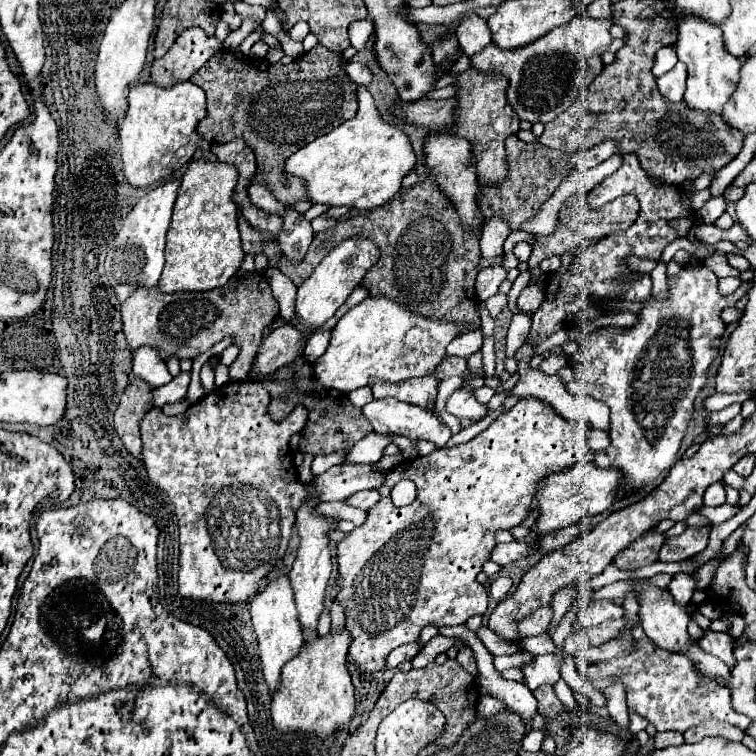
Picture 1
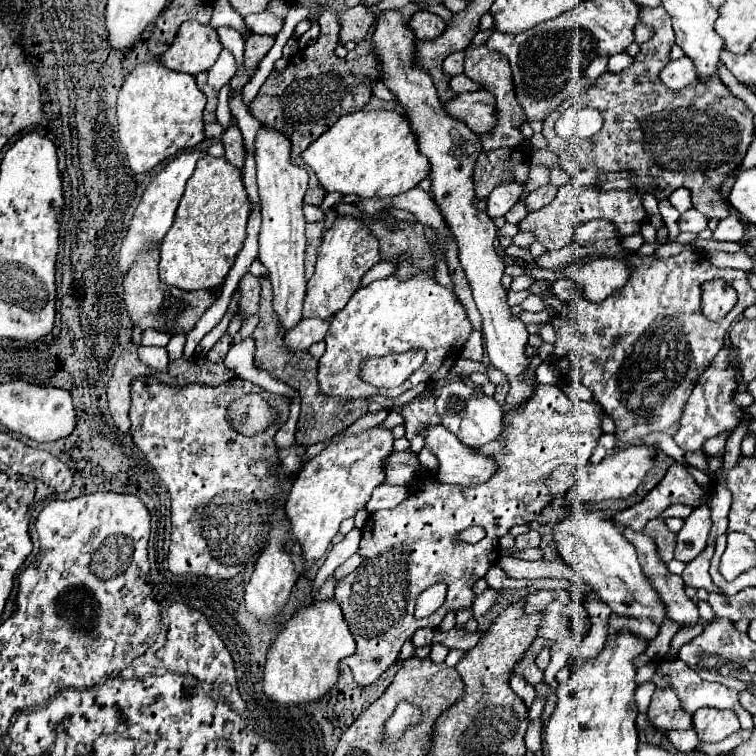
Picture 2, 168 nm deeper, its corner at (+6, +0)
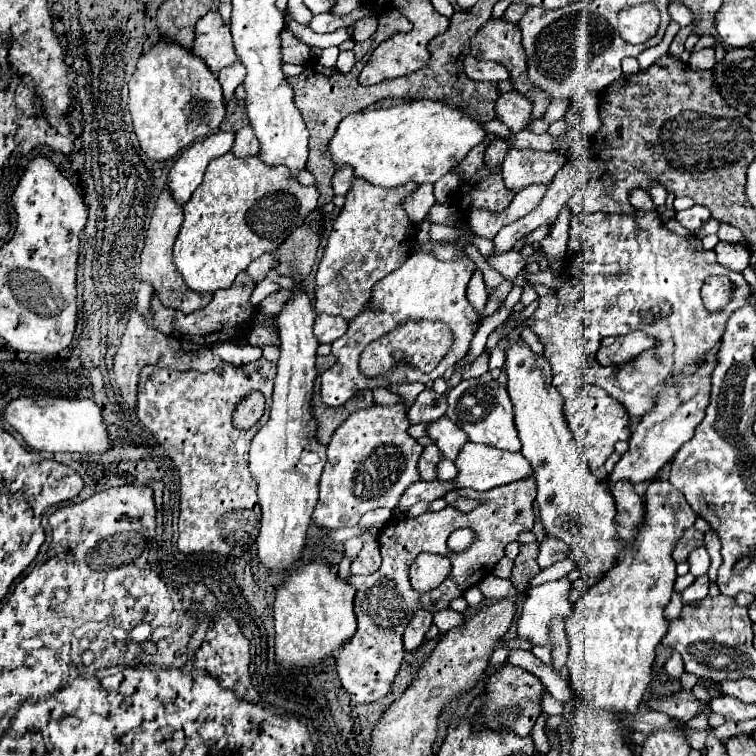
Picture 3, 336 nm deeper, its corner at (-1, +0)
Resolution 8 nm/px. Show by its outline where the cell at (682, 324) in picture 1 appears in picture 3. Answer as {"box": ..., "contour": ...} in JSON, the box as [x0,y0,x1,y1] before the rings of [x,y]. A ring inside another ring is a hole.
{"box":[552,210,752,422],"contour":[[[632,210],[632,212],[618,212],[618,214],[606,214],[606,212],[580,212],[580,214],[572,216],[568,236],[570,236],[570,238],[568,238],[568,252],[566,252],[566,258],[564,258],[564,264],[562,264],[562,274],[560,274],[560,276],[562,276],[562,286],[558,288],[558,308],[556,308],[556,312],[554,312],[552,322],[554,322],[556,330],[584,330],[586,362],[582,364],[582,362],[578,360],[578,366],[572,366],[572,368],[574,368],[574,374],[576,374],[576,370],[580,370],[580,384],[596,384],[596,386],[604,388],[604,390],[608,392],[608,396],[620,400],[620,402],[624,404],[624,408],[628,410],[630,418],[632,418],[634,422],[638,422],[638,420],[640,420],[640,418],[652,408],[652,402],[656,400],[656,394],[660,392],[660,386],[664,386],[666,380],[670,382],[670,370],[690,374],[690,372],[694,370],[694,364],[702,362],[702,360],[704,360],[704,354],[708,354],[708,350],[714,350],[714,348],[718,346],[718,342],[720,342],[720,338],[722,338],[722,334],[724,334],[726,320],[728,320],[728,316],[732,314],[732,310],[738,310],[740,306],[748,304],[746,296],[752,294],[752,292],[750,292],[750,286],[748,286],[748,282],[744,280],[744,276],[742,276],[740,272],[728,270],[728,268],[724,268],[722,264],[718,264],[718,260],[716,260],[716,252],[714,252],[714,250],[706,250],[698,238],[694,238],[694,236],[684,238],[684,236],[678,236],[678,234],[670,232],[670,230],[666,228],[666,224],[660,220],[658,210]],[[714,274],[726,276],[726,278],[730,278],[732,284],[734,284],[732,300],[730,300],[722,310],[718,310],[718,312],[710,312],[710,310],[706,310],[706,306],[702,304],[702,298],[700,298],[700,288],[702,288],[704,280],[706,280],[708,276],[714,276]],[[632,330],[642,330],[642,332],[652,334],[654,338],[658,338],[660,346],[656,348],[656,352],[658,352],[658,356],[660,356],[660,362],[654,358],[654,354],[642,354],[636,362],[630,362],[630,364],[622,364],[622,366],[600,366],[600,364],[596,362],[596,356],[594,356],[594,352],[596,352],[598,346],[600,346],[600,340],[606,338],[606,336],[628,334],[628,332],[632,332]]]}

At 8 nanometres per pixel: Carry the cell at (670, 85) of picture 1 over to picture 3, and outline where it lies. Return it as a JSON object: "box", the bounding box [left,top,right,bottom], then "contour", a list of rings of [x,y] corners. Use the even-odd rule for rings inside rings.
{"box":[688,48,716,70],"contour":[[[704,48],[700,52],[694,52],[688,60],[688,66],[692,70],[712,70],[712,66],[716,64],[716,58],[714,58],[714,48]]]}

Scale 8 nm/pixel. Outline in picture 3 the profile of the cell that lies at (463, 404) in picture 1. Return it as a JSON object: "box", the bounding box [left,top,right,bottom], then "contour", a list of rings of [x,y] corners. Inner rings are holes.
{"box":[446,372,522,452],"contour":[[[490,372],[474,380],[462,380],[458,386],[454,386],[448,392],[446,416],[468,434],[470,442],[480,442],[508,452],[520,452],[522,448],[516,432],[516,424],[514,424],[514,412],[512,412],[508,390],[506,386],[498,384],[498,380],[494,380]]]}

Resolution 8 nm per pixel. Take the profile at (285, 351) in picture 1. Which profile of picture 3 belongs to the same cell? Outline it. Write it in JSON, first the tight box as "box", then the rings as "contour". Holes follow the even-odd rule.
{"box":[314,314,348,344],"contour":[[[318,314],[316,324],[314,324],[314,336],[318,342],[332,344],[336,338],[344,336],[348,330],[348,320],[340,316],[330,316],[330,314]]]}

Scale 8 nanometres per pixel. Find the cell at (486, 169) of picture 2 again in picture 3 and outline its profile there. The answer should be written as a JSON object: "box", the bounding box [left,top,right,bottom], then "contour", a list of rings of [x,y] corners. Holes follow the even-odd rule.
{"box":[484,138,508,170],"contour":[[[496,138],[496,140],[488,146],[488,150],[486,150],[484,164],[488,164],[488,168],[496,170],[498,166],[502,166],[506,154],[508,154],[508,146],[506,146],[506,142],[500,140],[500,138]]]}

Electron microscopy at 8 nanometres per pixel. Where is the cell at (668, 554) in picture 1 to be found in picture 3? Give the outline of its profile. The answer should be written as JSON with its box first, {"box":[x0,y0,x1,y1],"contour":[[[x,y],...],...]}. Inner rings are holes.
{"box":[688,546,710,576],"contour":[[[700,546],[696,550],[690,552],[690,558],[688,558],[688,564],[690,564],[690,572],[694,576],[702,576],[708,572],[710,568],[710,556],[706,552],[706,546]]]}

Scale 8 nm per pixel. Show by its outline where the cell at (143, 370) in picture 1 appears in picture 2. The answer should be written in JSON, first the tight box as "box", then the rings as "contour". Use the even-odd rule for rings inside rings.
{"box":[141,330,169,346],"contour":[[[145,330],[143,334],[141,334],[141,344],[143,346],[165,346],[167,342],[169,342],[169,334],[157,334],[155,330],[151,332],[151,330]]]}

